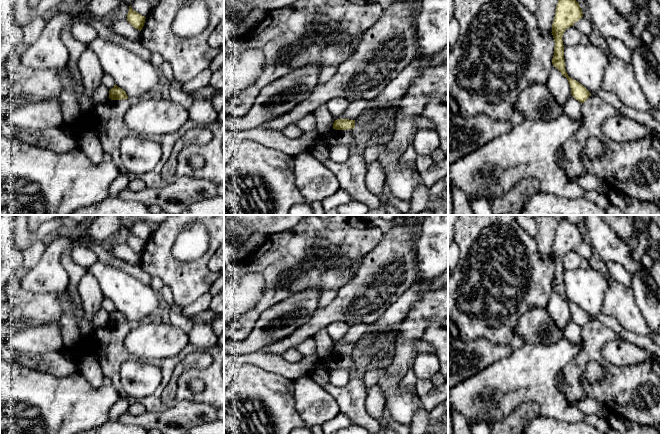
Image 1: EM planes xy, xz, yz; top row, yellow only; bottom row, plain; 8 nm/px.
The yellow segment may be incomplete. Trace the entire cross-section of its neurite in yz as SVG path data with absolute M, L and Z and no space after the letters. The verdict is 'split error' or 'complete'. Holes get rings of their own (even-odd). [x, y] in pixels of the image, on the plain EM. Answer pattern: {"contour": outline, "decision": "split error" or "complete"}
{"contour": "M550 215L558 221L555 241L552 248L552 259L555 265L552 288L569 306L572 320L580 327L584 327L591 317L578 305L570 302L565 294L563 258L565 254L574 249L583 241L579 226L568 222L565 215Z", "decision": "complete"}

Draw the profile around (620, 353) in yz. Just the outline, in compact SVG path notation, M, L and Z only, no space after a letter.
M622 339L605 343L601 353L607 362L617 367L655 361L647 350Z

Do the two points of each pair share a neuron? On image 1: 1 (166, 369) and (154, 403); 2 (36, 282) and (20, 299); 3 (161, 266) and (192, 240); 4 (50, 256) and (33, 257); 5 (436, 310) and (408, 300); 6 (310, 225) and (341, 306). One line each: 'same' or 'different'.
1: same
2: different
3: different
4: different
5: different
6: different

